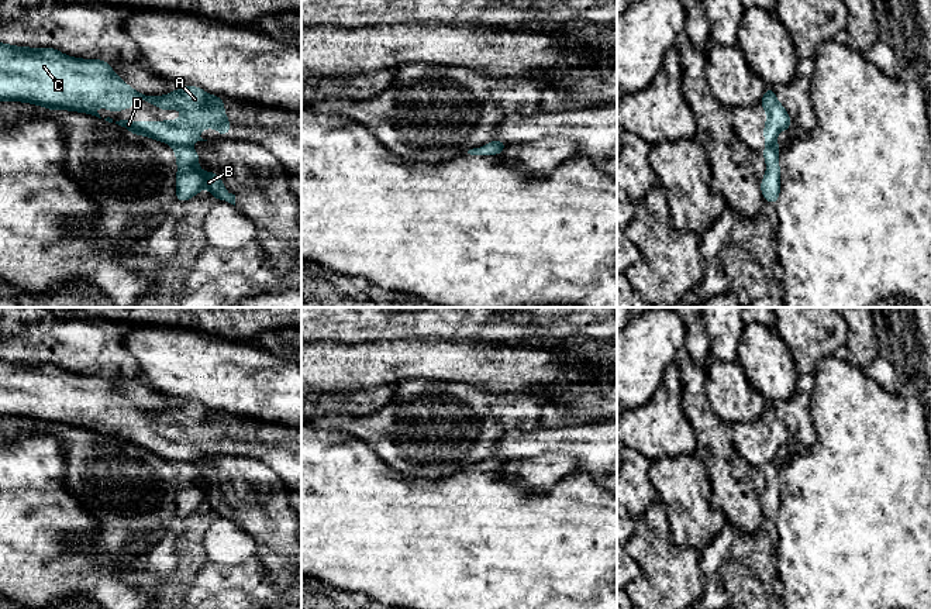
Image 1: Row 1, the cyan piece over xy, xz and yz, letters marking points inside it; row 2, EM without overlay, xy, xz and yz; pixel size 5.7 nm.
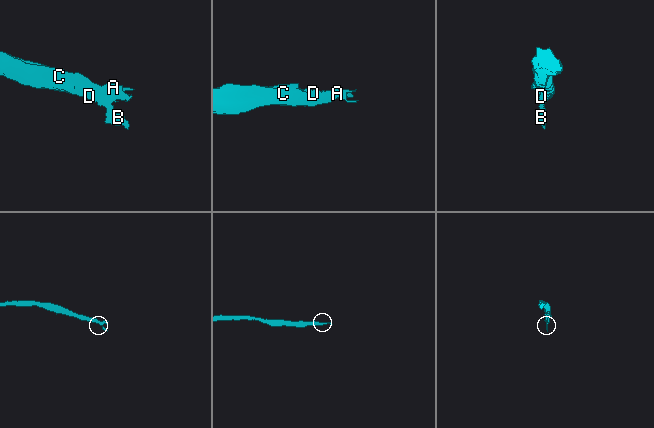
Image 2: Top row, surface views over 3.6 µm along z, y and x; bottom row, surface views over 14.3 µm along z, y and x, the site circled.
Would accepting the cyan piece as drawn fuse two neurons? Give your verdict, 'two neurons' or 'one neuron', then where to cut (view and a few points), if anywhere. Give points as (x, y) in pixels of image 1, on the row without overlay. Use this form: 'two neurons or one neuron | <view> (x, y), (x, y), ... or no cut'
two neurons | xy (172, 460), (189, 463)

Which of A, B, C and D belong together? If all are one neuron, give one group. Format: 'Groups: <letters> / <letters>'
Groups: A C D / B

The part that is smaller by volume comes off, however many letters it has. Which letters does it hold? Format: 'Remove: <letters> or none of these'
Remove: B

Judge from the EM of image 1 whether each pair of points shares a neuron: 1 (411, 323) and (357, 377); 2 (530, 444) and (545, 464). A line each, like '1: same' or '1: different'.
1: different
2: different

